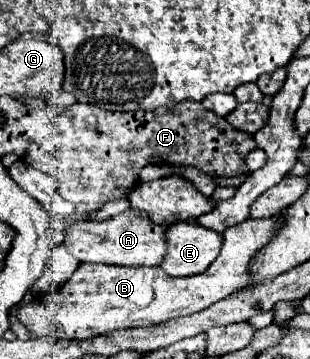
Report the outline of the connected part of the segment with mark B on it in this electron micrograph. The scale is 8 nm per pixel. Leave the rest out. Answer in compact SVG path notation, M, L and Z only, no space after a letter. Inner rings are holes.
M272 216L264 220L246 220L240 226L228 228L224 232L224 246L220 256L204 274L198 276L174 278L168 276L162 268L142 266L82 266L70 280L66 280L64 294L54 292L50 298L42 298L42 306L34 306L34 302L22 306L18 310L18 320L28 328L32 338L52 336L66 340L86 340L108 334L112 330L154 326L178 316L194 314L248 286L252 258L276 236L276 232L282 228L282 222L282 216Z

